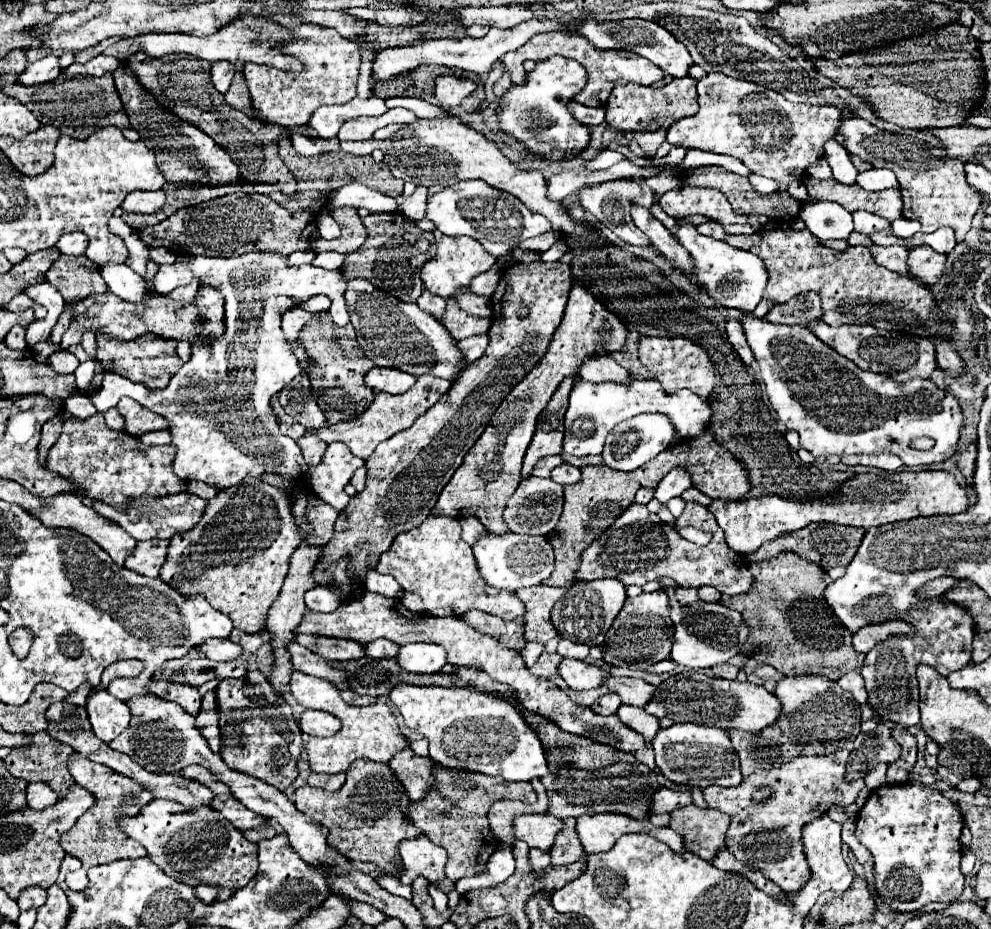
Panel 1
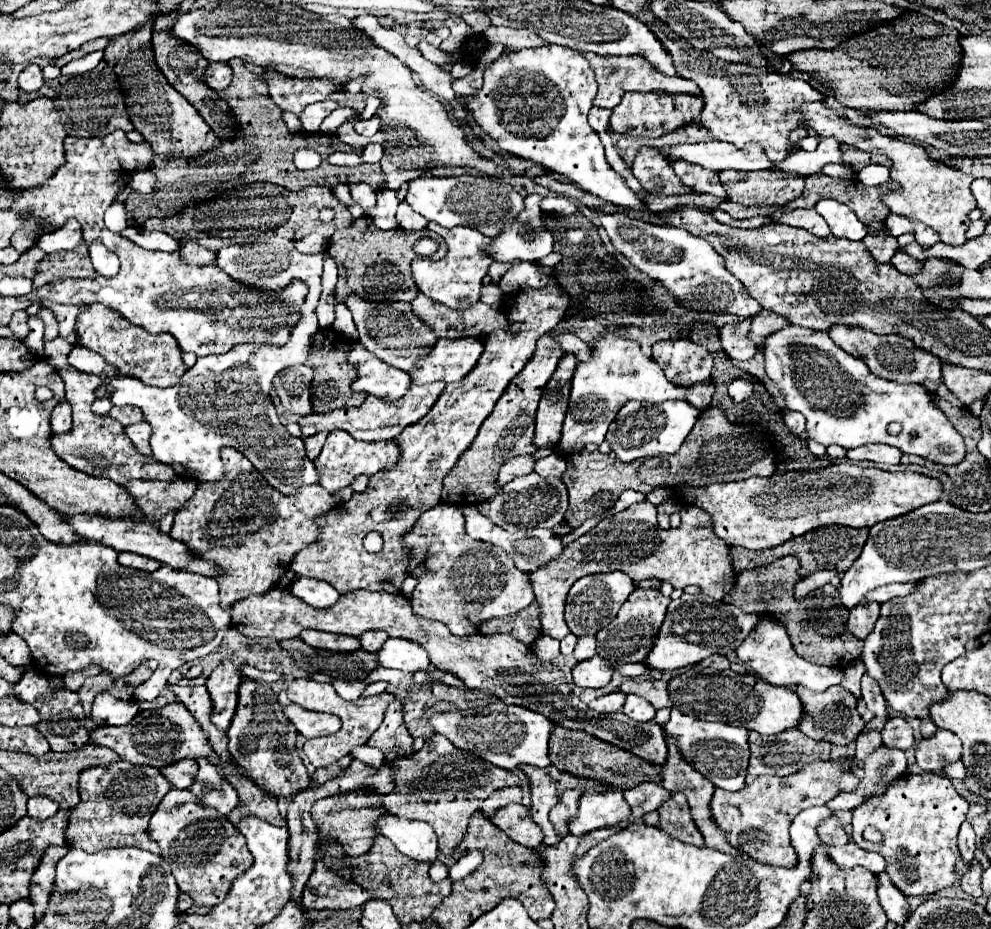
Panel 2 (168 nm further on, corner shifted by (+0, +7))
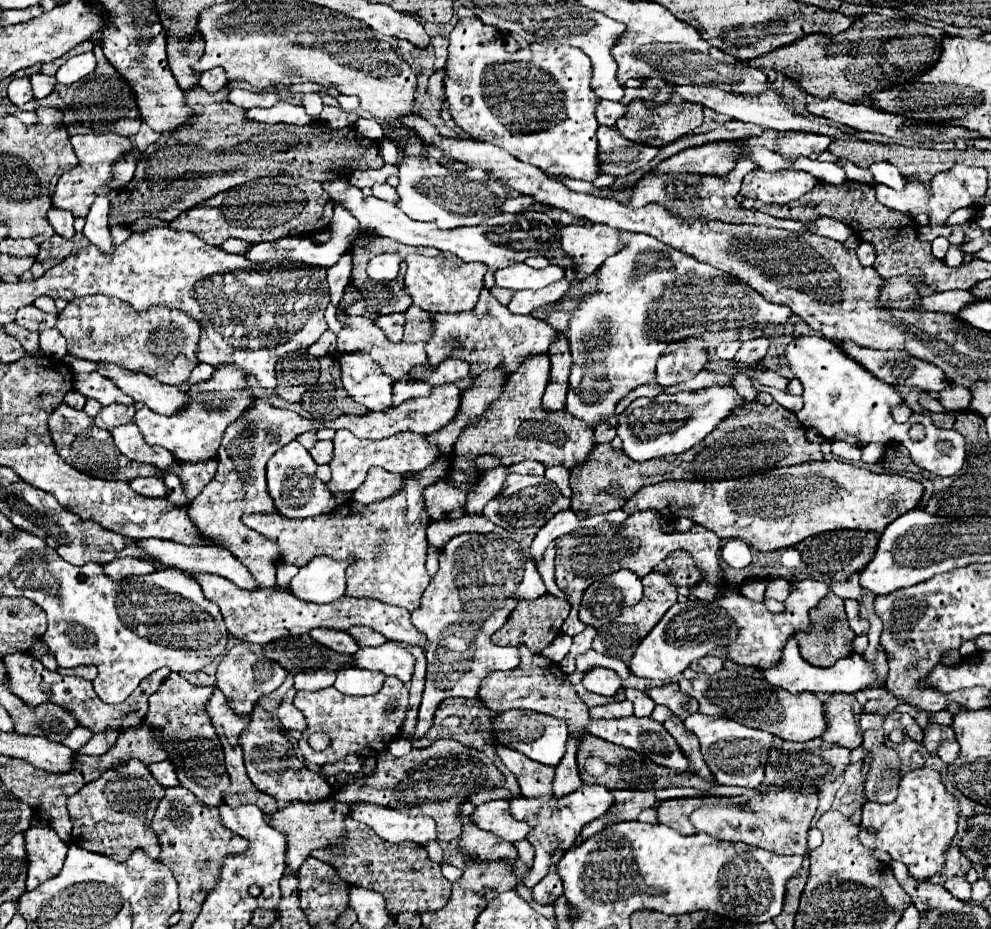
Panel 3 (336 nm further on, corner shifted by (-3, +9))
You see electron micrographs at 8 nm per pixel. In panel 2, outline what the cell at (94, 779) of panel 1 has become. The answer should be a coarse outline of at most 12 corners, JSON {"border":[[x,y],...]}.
{"border":[[118,760],[80,774],[66,842],[88,854],[152,842],[170,782]]}

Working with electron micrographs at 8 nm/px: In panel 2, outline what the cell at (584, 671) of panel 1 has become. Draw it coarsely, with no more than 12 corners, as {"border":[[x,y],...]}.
{"border":[[598,654],[572,668],[580,688],[602,688],[612,664]]}

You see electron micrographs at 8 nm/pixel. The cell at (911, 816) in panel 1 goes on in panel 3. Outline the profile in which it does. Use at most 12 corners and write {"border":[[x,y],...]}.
{"border":[[941,774],[901,776],[891,804],[865,802],[859,840],[917,880],[945,866],[959,802]]}

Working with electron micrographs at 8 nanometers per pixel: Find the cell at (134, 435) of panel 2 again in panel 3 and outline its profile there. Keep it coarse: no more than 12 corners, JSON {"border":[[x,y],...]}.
{"border":[[137,424],[109,430],[115,446],[141,464],[161,470],[173,464],[173,454],[143,440]]}

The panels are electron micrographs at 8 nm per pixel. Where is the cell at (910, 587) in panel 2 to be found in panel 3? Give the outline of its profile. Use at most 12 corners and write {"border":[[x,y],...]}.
{"border":[[851,576],[845,582],[831,582],[831,592],[839,598],[863,596],[859,578]]}

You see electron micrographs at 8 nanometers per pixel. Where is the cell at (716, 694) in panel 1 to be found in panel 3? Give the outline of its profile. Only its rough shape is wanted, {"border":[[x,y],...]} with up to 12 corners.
{"border":[[733,670],[695,674],[679,688],[699,712],[781,740],[827,730],[825,704]]}

